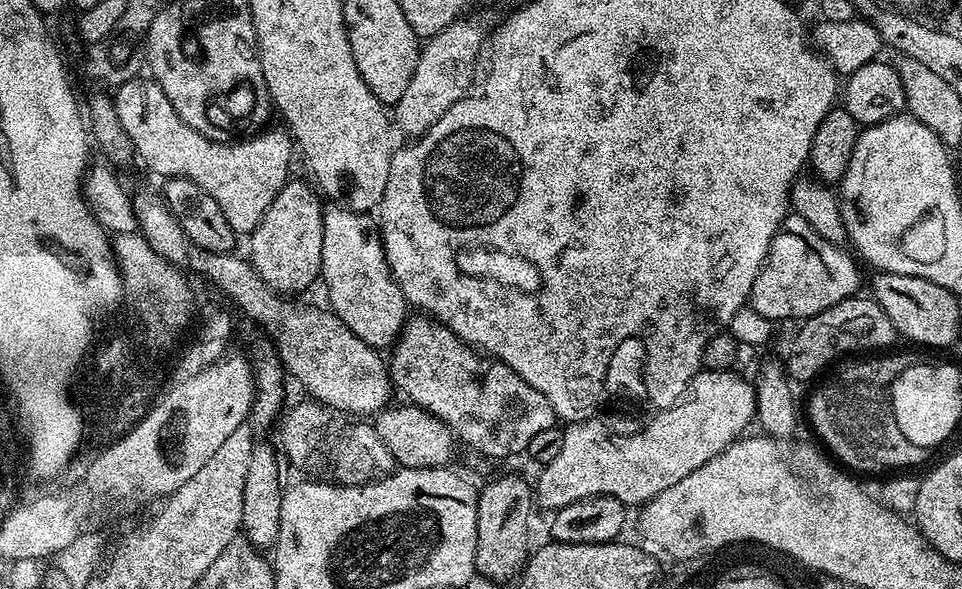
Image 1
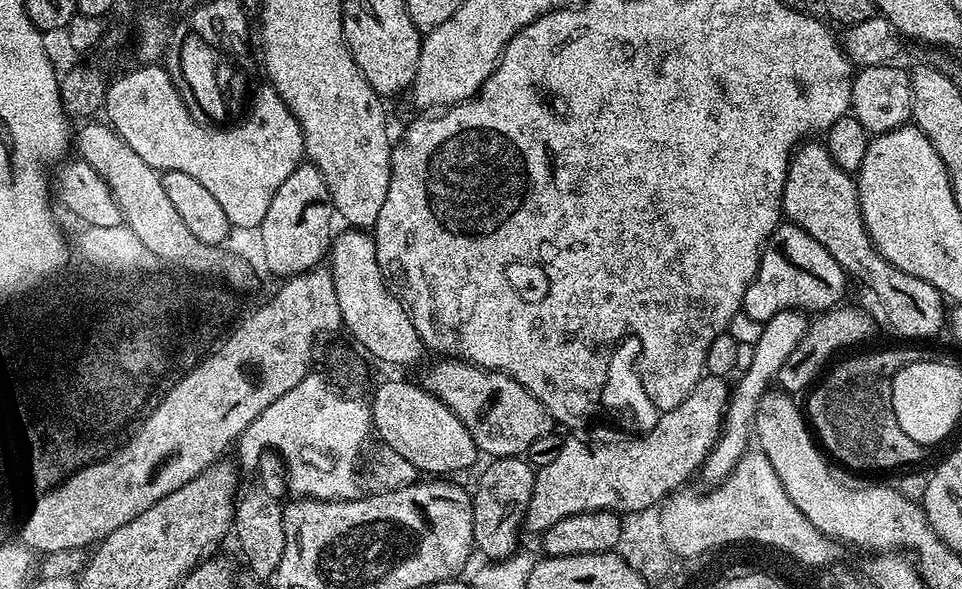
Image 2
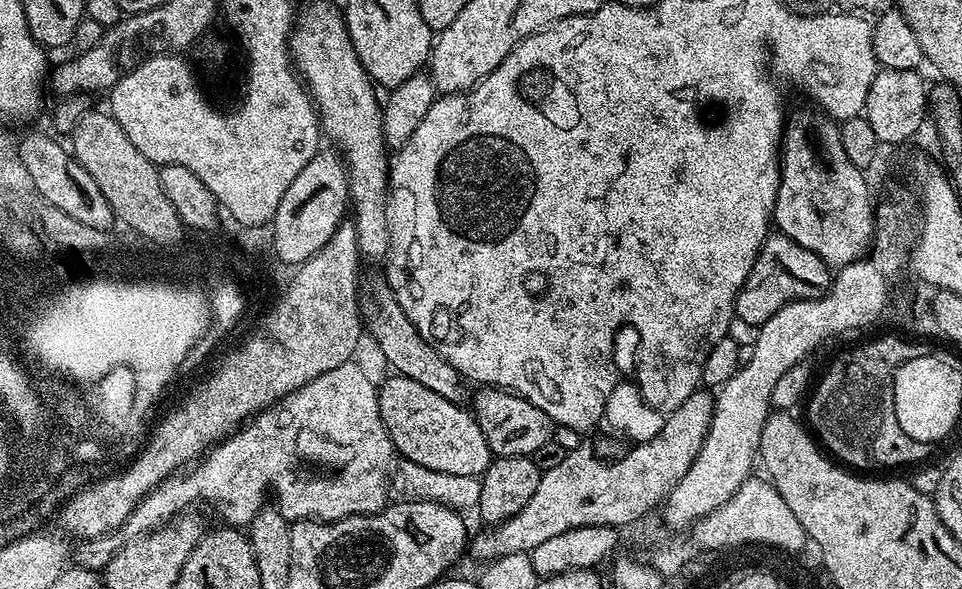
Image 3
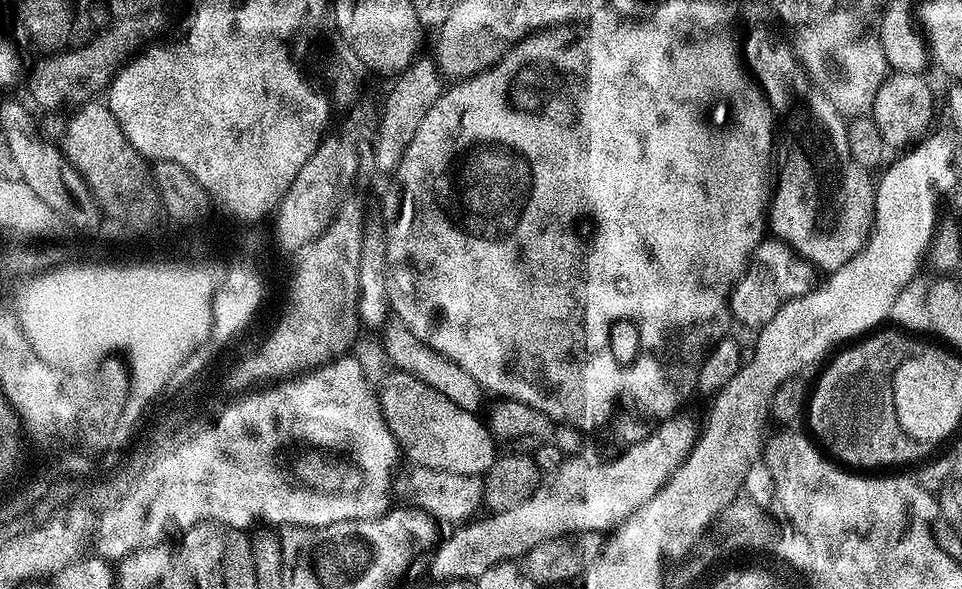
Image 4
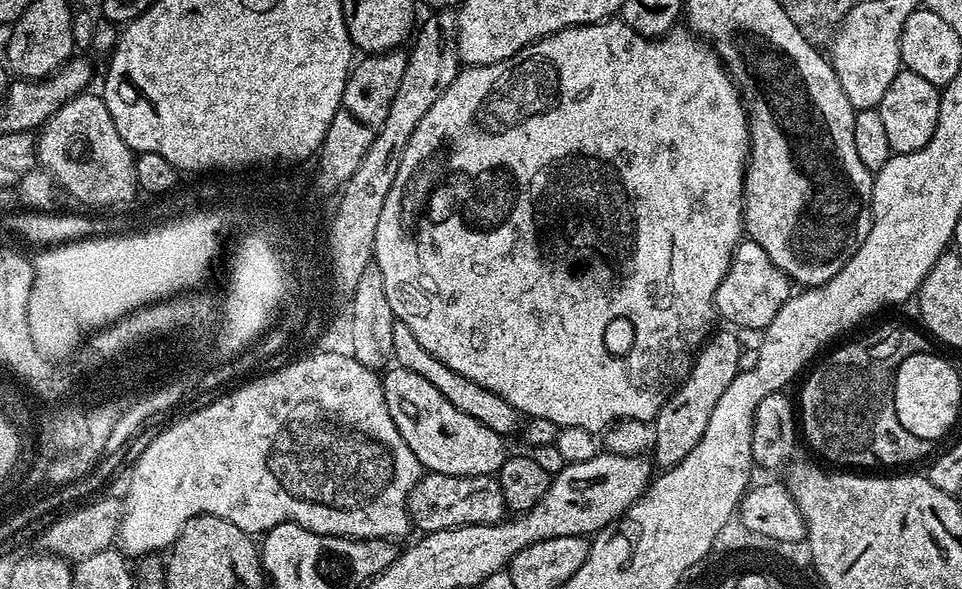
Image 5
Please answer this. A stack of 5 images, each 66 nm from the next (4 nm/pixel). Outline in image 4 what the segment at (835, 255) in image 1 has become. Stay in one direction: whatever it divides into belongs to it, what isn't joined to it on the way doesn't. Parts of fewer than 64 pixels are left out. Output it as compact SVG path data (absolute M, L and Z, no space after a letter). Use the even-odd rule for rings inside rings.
M765 238L752 251L752 258L744 269L743 276L736 281L732 295L728 297L728 307L732 309L732 319L746 326L761 329L787 300L798 298L814 287L814 269L811 263L801 260L783 241Z

